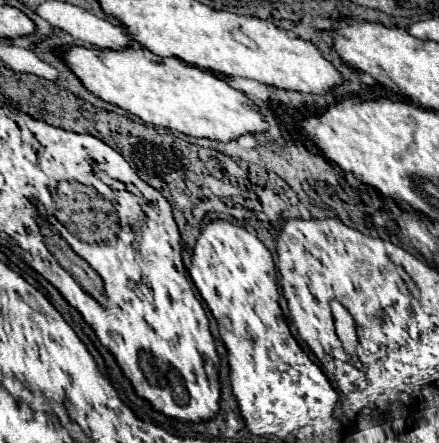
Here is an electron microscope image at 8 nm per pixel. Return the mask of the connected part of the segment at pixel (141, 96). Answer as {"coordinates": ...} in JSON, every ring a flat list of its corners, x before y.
{"coordinates":[[71,46,63,58,95,96,121,106,147,124,221,142,237,140,241,134,261,134,269,130,261,110,241,90,229,86,213,72,193,68,183,60,161,58,139,46,121,52]]}

